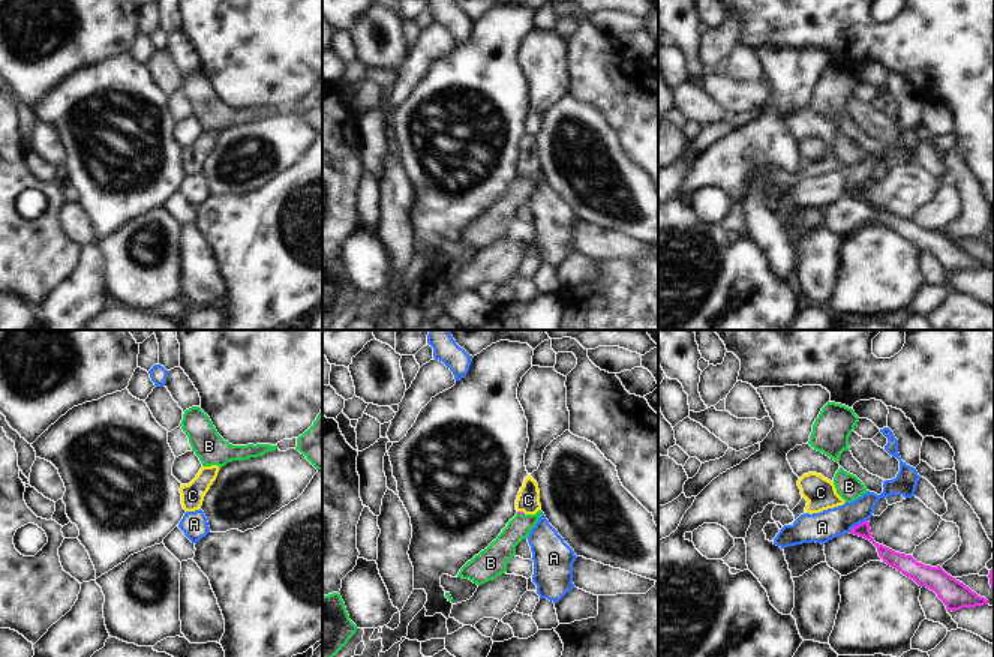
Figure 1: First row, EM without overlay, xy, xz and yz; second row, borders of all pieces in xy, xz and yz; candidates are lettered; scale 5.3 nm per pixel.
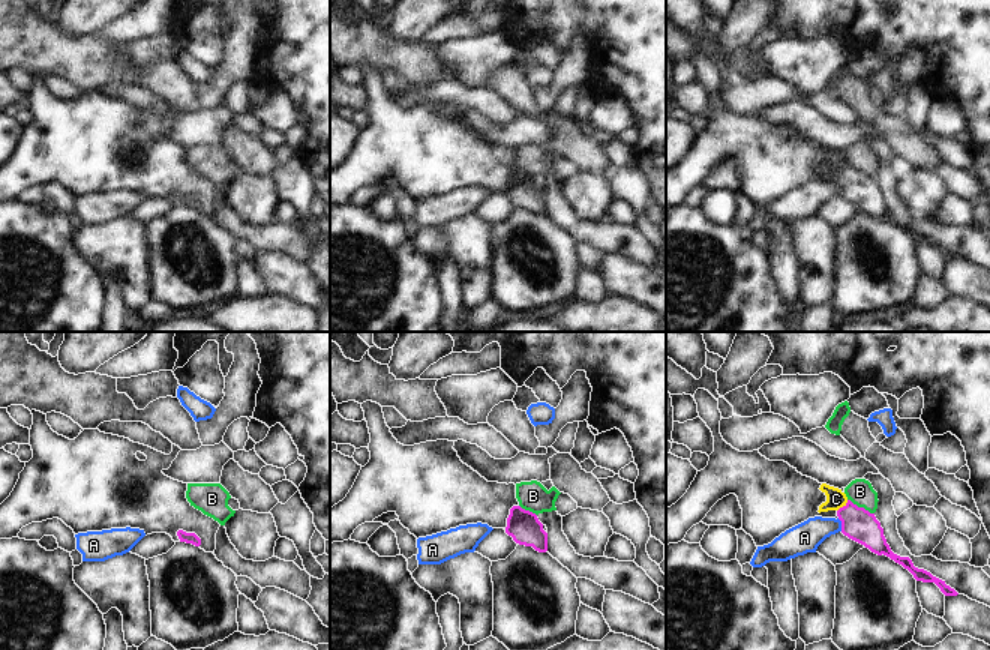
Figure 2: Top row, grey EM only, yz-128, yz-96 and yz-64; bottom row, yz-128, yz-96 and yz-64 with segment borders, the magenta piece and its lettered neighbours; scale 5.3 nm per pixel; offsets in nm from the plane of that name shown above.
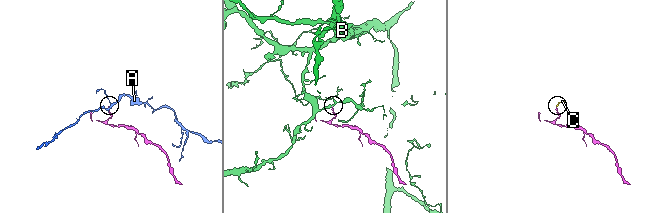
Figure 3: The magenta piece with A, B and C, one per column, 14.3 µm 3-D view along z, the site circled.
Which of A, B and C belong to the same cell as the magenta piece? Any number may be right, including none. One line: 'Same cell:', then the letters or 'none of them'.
Same cell: C

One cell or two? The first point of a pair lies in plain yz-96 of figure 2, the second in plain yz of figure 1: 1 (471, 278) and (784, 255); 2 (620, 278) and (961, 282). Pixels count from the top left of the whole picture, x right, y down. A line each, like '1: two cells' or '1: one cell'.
1: two cells
2: one cell

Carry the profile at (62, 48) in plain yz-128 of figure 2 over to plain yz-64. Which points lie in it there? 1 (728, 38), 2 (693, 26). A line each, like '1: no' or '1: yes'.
1: no
2: no

